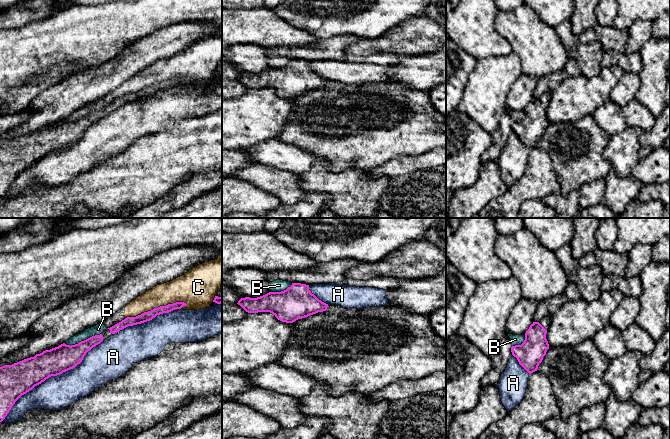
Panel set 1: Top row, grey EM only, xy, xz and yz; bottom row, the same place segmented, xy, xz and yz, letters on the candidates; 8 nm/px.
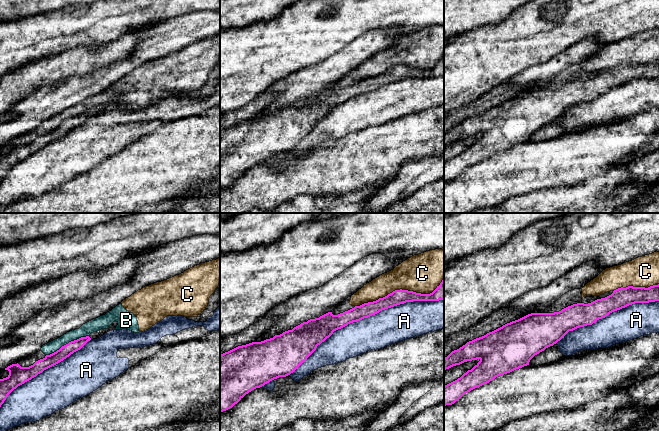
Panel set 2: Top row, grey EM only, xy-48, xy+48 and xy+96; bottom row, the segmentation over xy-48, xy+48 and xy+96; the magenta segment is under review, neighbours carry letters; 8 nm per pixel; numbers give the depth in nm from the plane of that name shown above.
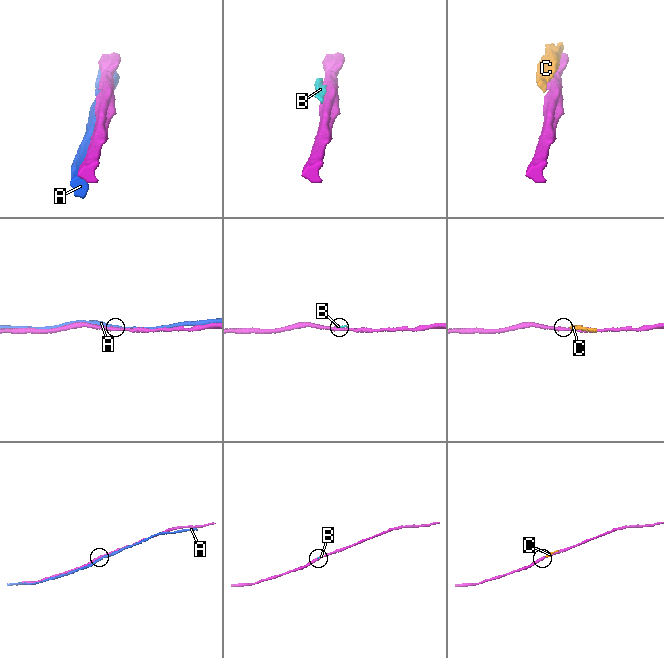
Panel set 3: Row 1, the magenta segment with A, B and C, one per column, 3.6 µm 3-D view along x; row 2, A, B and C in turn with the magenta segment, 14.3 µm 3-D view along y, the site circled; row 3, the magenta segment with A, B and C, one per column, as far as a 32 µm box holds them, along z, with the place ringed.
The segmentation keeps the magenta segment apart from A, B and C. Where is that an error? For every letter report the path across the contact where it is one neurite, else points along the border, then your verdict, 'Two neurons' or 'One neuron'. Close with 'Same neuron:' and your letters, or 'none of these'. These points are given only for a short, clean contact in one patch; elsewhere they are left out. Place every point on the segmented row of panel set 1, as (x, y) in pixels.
A: Two neurons
B: Two neurons
C: Two neurons
Same neuron: none of these

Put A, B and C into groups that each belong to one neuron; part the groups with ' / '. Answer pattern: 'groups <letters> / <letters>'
groups A / B C

